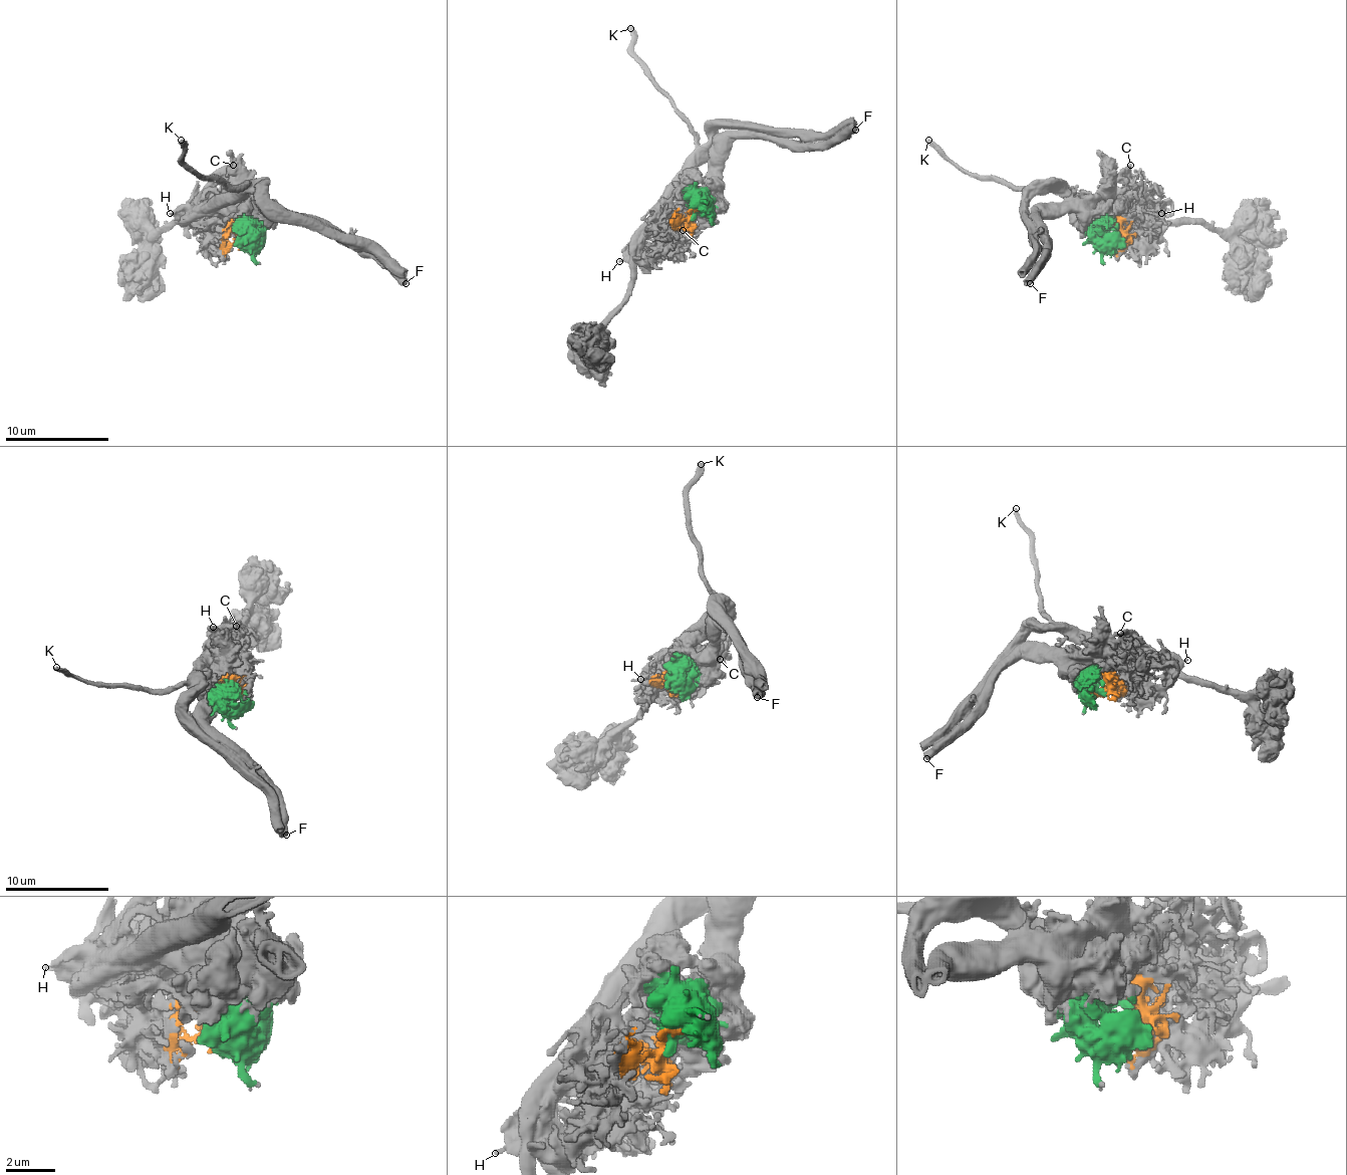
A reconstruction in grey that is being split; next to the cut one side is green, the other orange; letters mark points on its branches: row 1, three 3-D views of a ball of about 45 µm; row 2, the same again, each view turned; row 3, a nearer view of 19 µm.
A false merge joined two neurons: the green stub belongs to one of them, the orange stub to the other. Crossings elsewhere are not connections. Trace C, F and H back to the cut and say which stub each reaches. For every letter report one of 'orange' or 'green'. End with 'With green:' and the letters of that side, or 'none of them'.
C: orange
F: green
H: orange
With green: F

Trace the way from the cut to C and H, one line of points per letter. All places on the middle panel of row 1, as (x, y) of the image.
C: (694, 211), (691, 219), (678, 232), (678, 224), (683, 229)
H: (694, 211), (672, 227), (657, 227), (618, 260)

